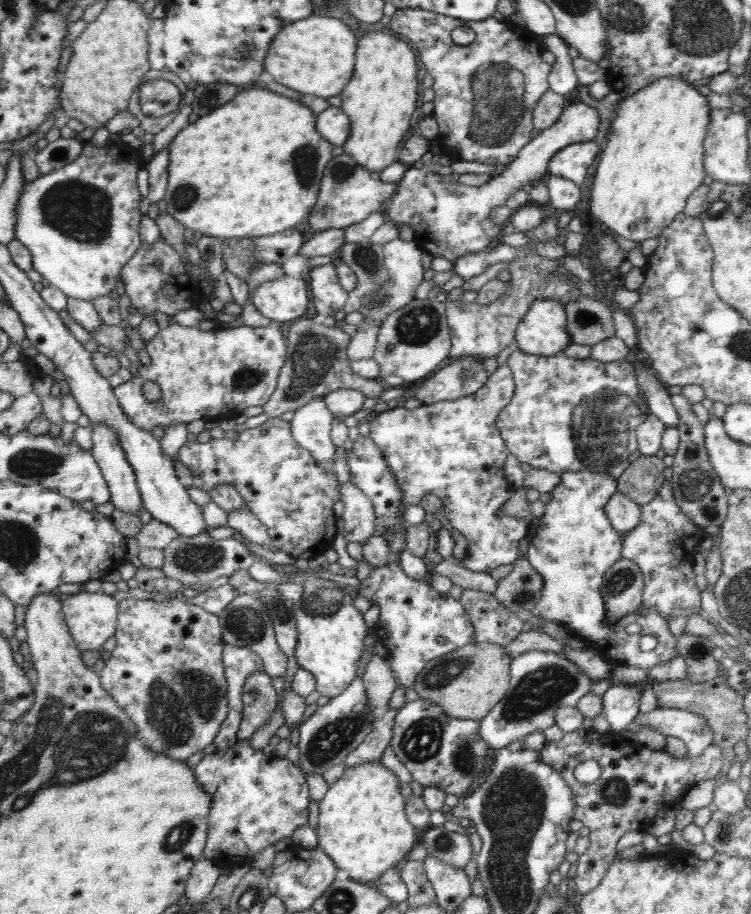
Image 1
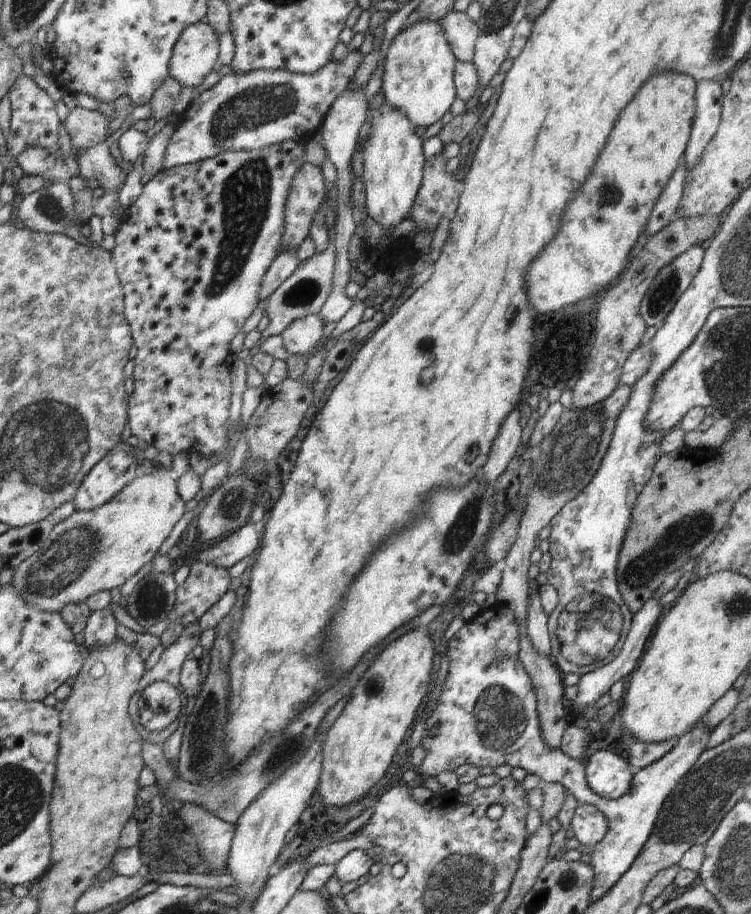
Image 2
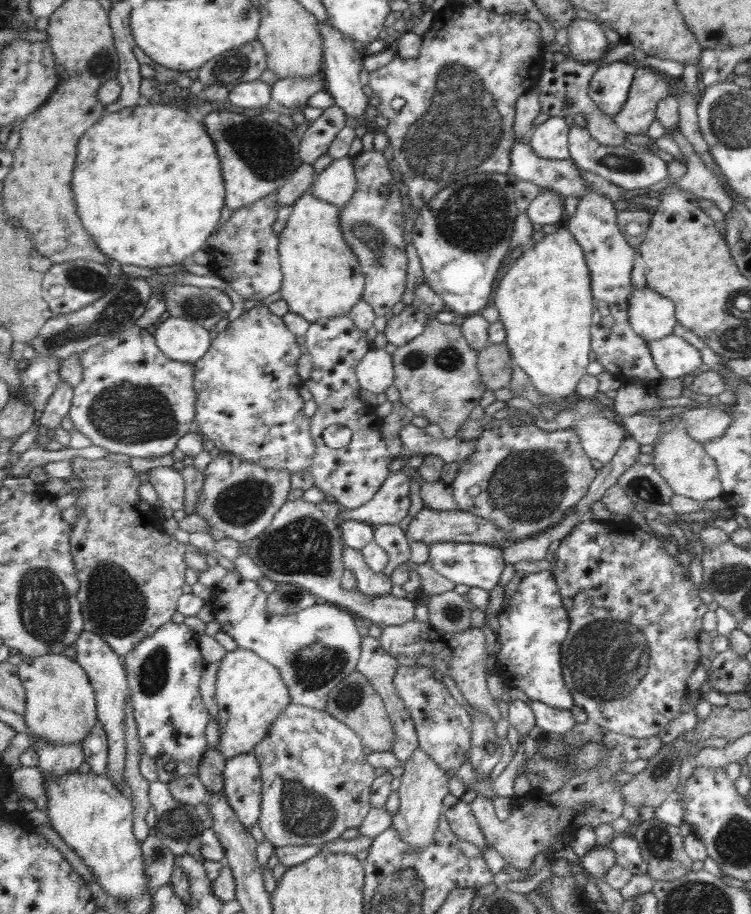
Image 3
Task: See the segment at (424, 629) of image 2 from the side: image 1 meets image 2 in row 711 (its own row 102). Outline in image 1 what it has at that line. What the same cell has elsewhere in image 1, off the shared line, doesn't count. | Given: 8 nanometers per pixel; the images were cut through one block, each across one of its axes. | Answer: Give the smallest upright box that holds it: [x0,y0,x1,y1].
[340,32,419,172]

